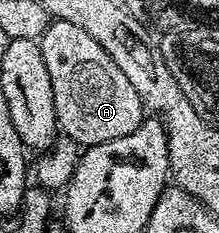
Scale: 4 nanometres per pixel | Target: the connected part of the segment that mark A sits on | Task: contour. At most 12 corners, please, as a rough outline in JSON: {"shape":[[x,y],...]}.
{"shape":[[89,32],[38,44],[58,129],[83,148],[129,136],[145,107]]}

